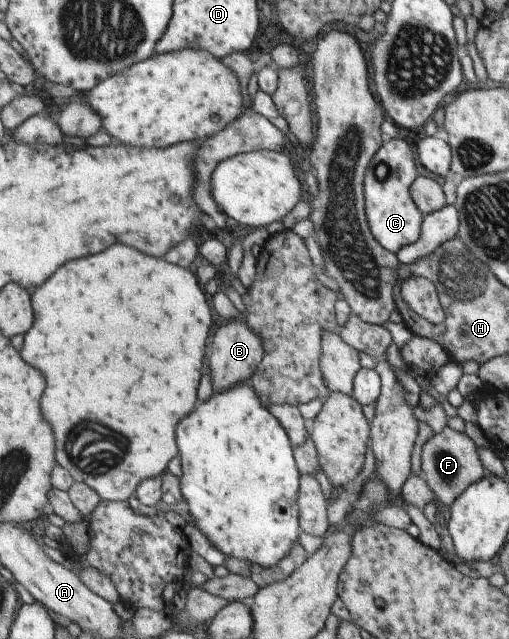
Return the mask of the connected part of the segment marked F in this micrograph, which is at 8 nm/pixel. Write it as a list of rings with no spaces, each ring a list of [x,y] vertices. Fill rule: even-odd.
[[[449,425],[441,433],[429,438],[422,447],[421,476],[437,495],[440,505],[453,505],[468,485],[479,481],[486,473],[487,471],[481,466],[473,441],[465,433],[461,433]]]

